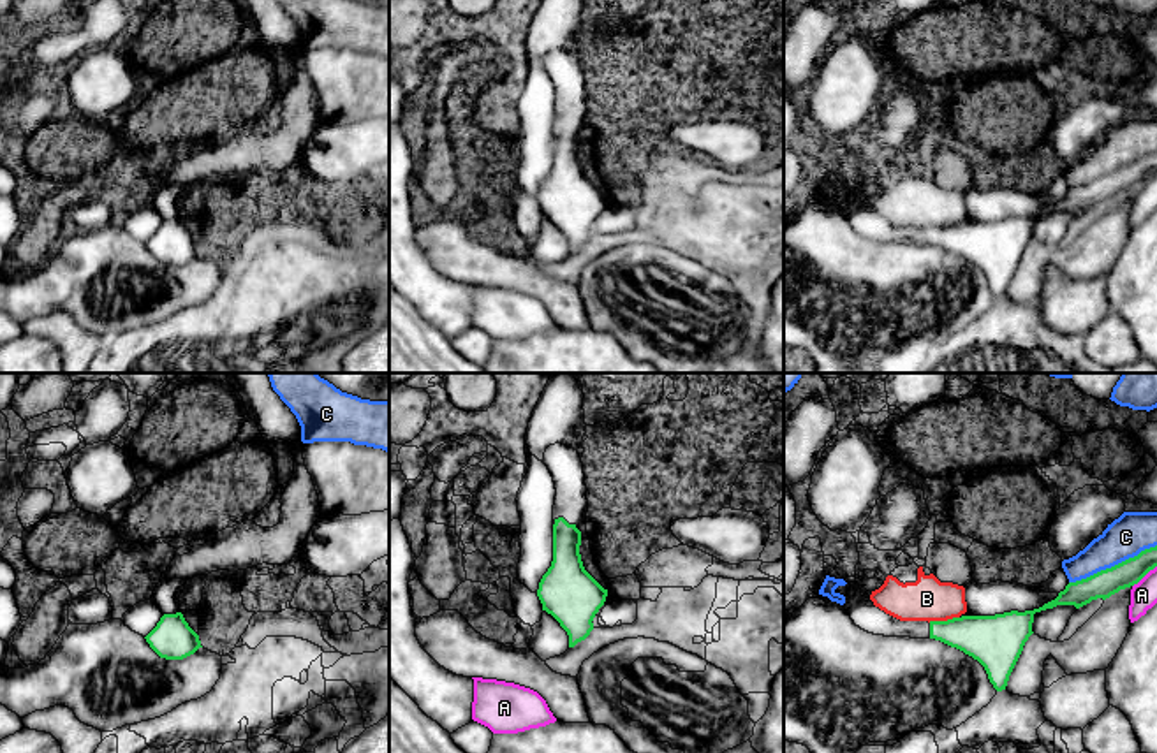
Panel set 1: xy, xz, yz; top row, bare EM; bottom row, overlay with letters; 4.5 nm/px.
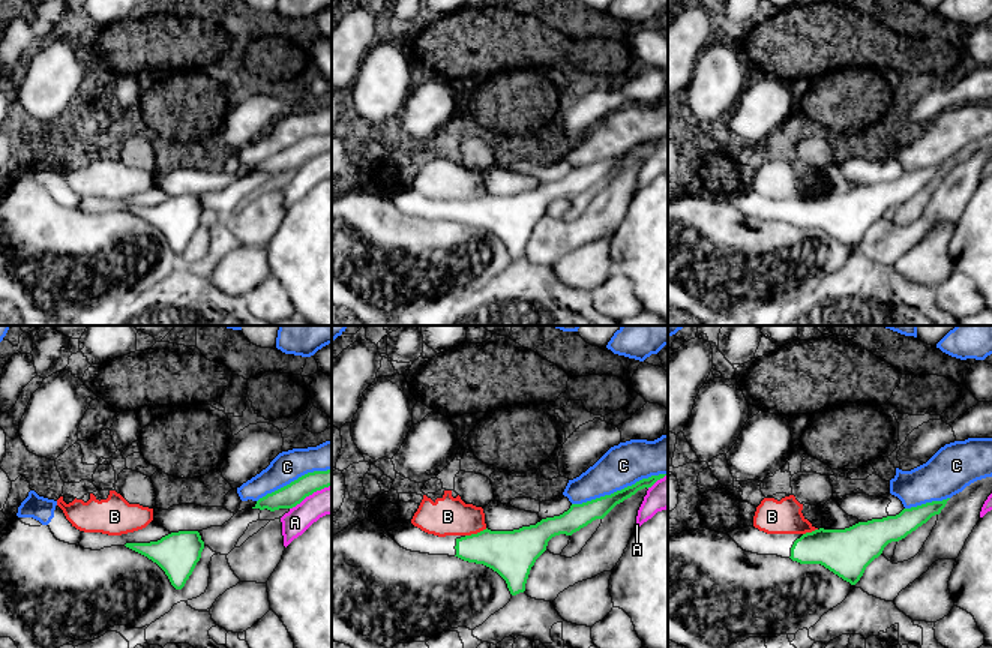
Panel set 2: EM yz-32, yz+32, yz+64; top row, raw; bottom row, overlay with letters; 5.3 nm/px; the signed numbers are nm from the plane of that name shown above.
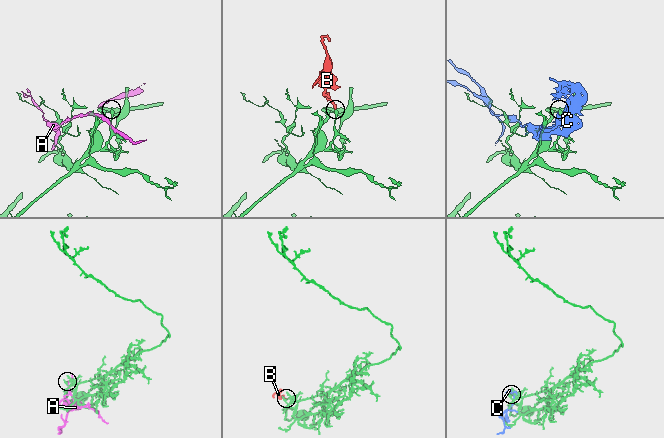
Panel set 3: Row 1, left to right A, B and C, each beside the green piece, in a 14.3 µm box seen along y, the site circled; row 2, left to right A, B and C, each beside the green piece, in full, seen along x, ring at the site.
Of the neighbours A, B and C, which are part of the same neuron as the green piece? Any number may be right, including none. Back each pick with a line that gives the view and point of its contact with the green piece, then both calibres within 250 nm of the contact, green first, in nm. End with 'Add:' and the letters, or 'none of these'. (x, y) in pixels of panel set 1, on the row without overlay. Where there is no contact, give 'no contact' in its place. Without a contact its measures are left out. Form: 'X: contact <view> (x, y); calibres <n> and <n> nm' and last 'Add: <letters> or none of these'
Add: none of these

